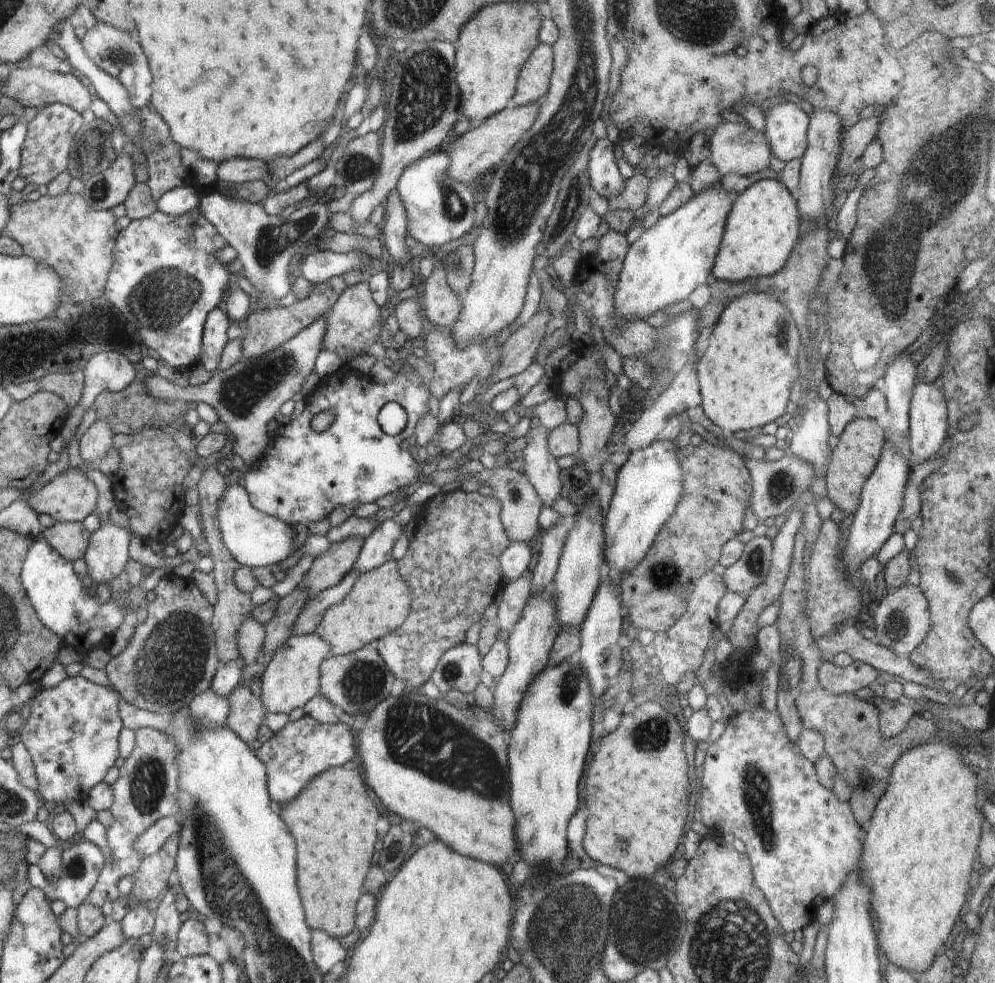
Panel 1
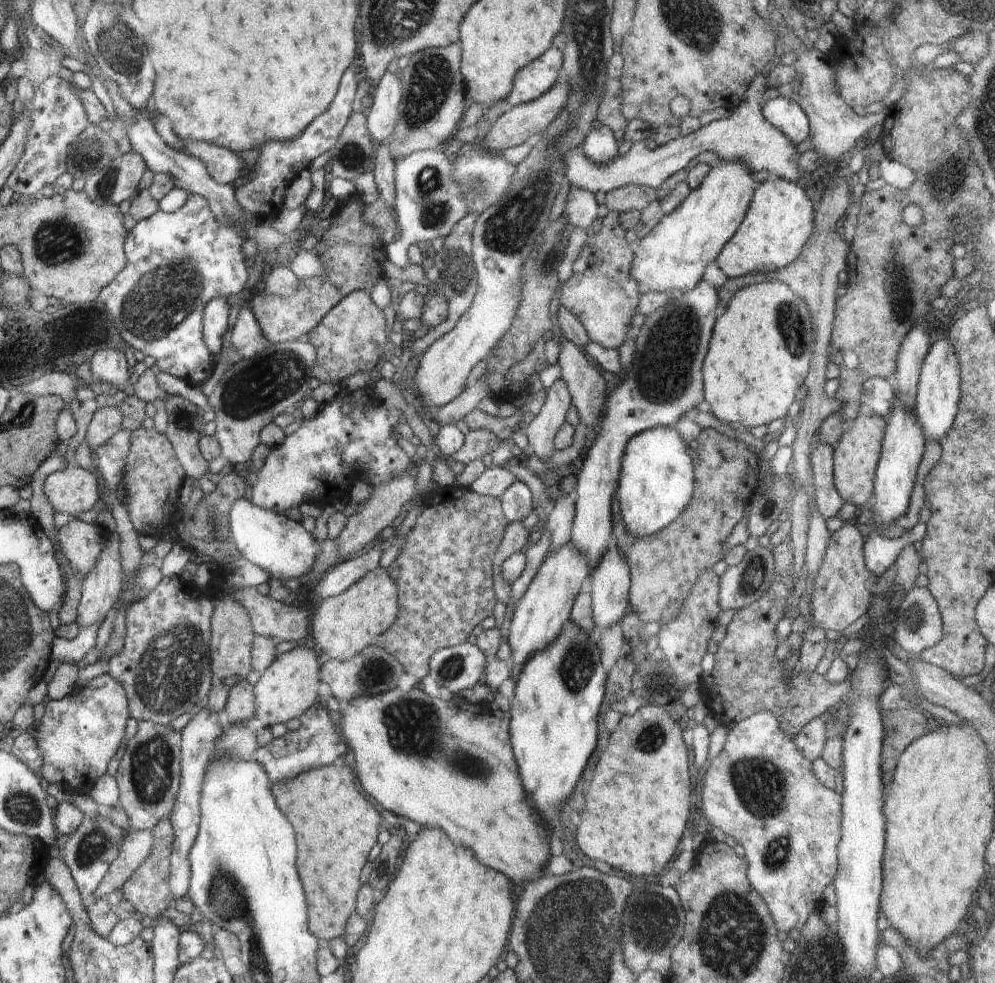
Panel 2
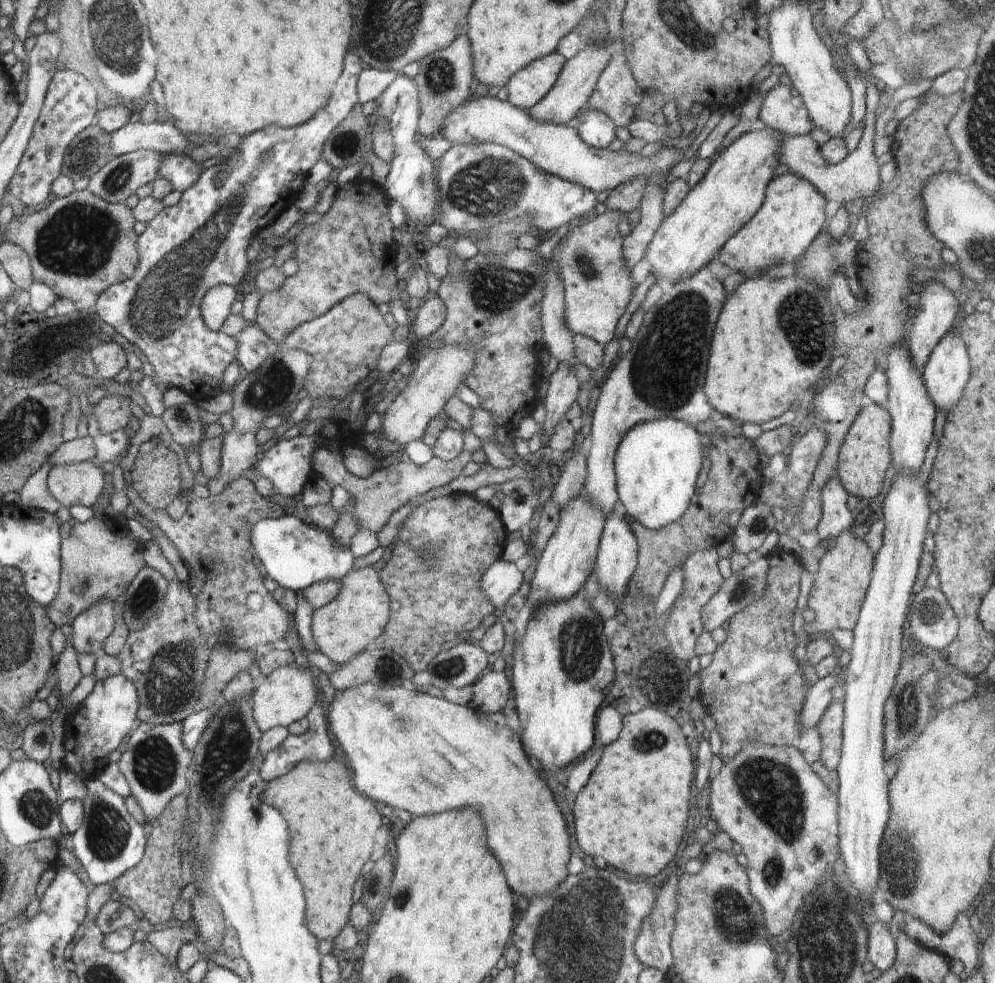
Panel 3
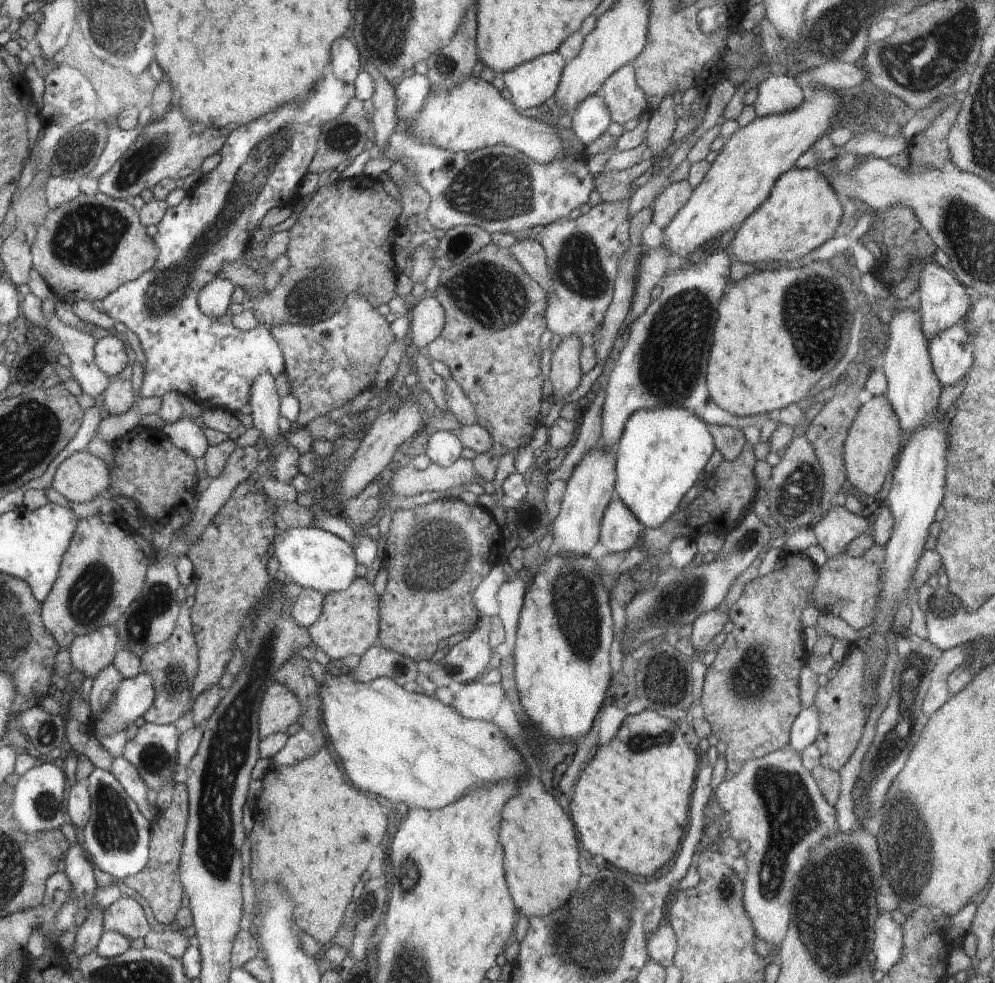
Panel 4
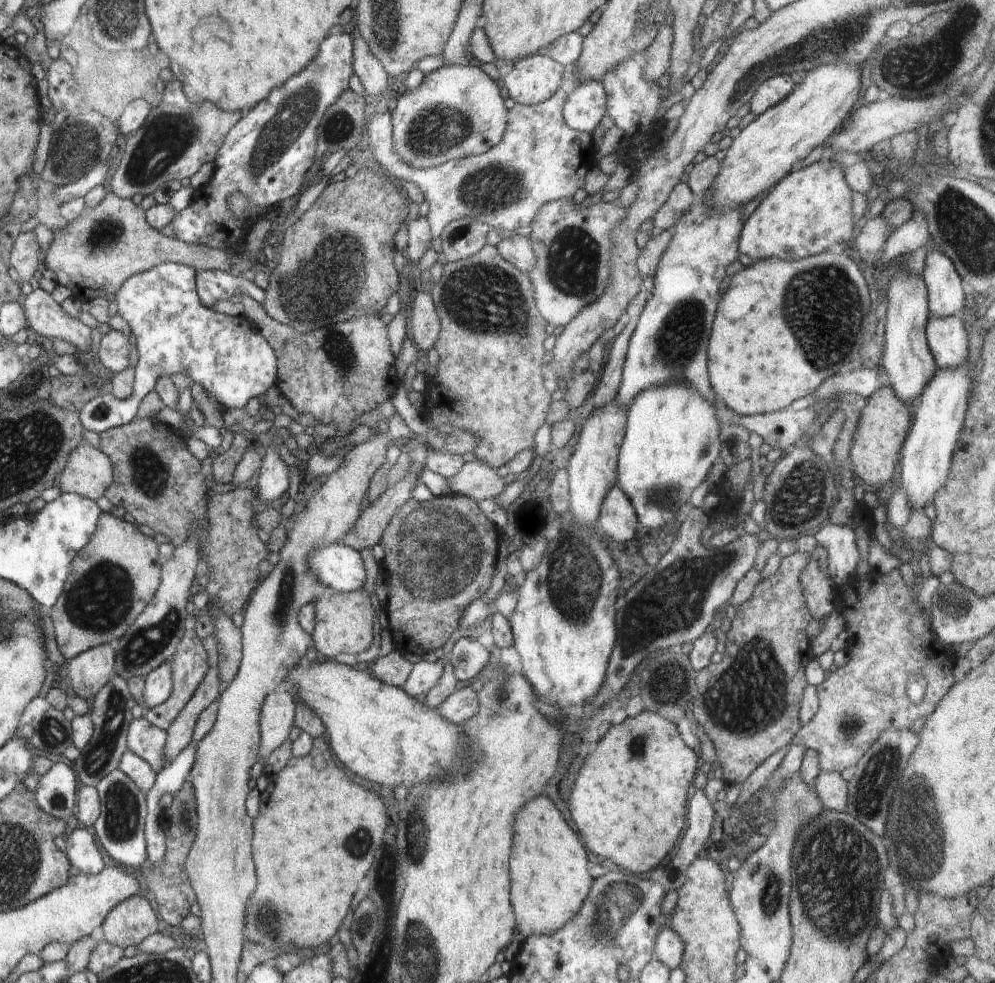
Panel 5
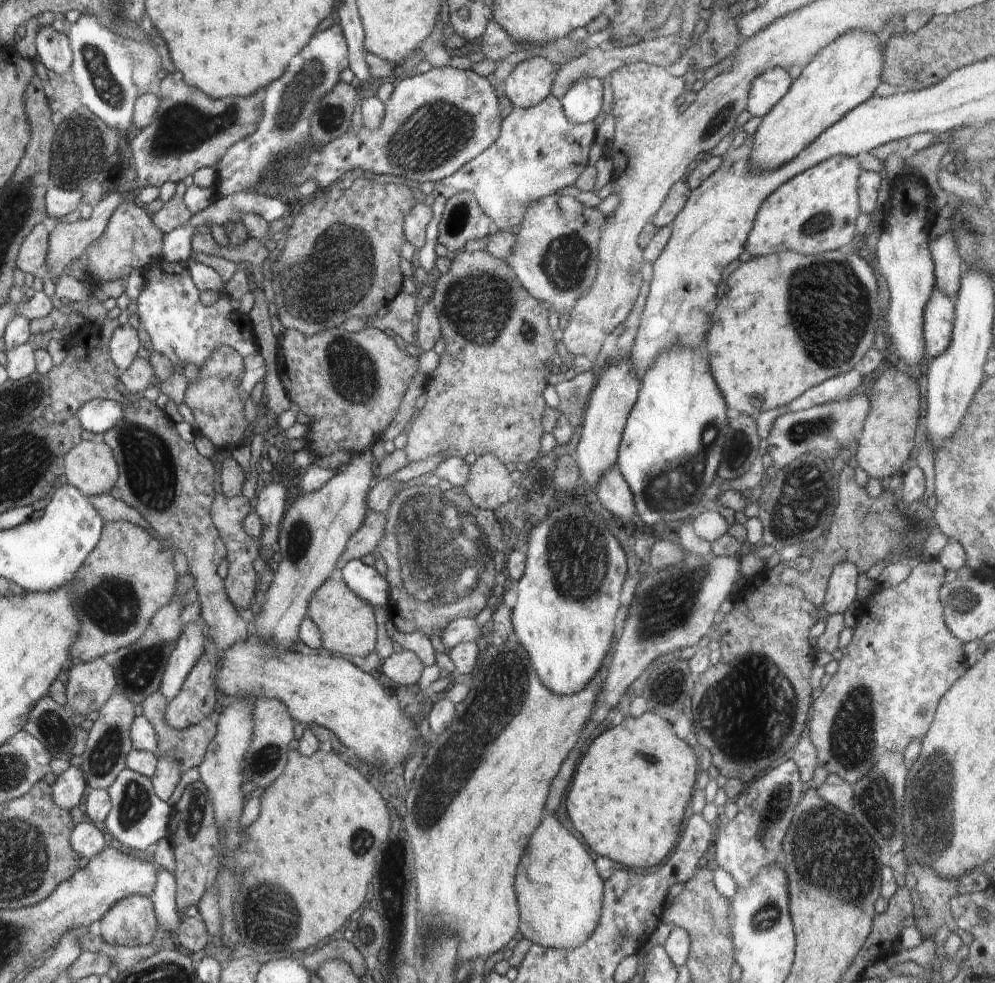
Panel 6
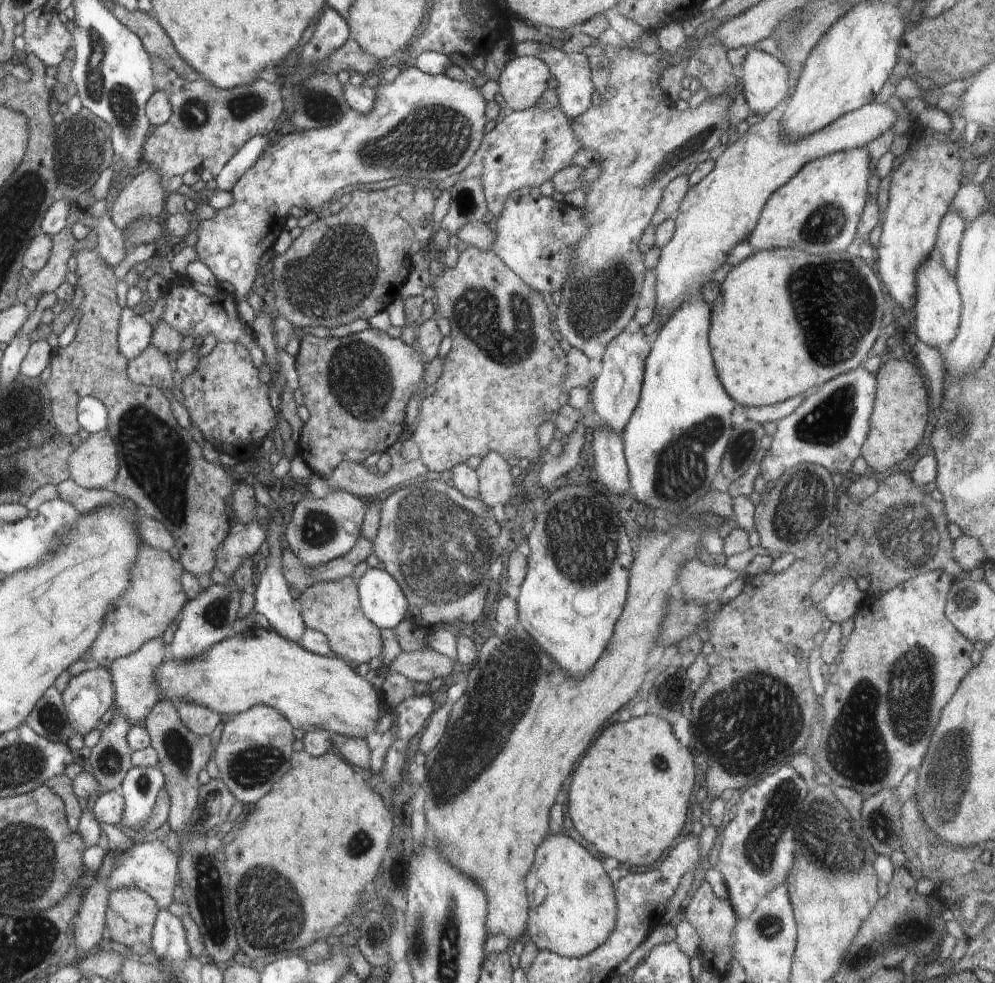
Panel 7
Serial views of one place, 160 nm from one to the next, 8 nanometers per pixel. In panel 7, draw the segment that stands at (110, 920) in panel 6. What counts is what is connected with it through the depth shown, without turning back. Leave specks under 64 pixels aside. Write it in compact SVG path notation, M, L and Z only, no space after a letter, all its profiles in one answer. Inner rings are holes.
M116 888L109 895L105 913L105 924L109 928L111 941L130 948L137 959L148 954L152 950L152 932L158 910L158 904L146 892L138 888Z

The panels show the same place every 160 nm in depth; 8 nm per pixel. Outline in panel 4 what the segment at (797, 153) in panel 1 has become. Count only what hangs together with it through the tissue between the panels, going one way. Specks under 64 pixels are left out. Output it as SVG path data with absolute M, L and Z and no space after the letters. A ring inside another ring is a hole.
M790 74L770 75L757 86L758 96L753 103L758 118L768 115L782 114L789 110L794 110L804 99L802 87L797 80Z

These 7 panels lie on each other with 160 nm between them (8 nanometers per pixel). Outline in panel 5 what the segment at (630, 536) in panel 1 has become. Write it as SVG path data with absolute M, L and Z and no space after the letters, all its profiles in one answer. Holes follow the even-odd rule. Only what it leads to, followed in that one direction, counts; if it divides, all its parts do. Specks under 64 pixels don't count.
M678 381L671 385L652 385L645 388L641 393L638 393L630 402L627 408L627 419L625 431L623 434L623 441L619 450L619 457L617 460L617 484L624 491L624 494L630 499L632 506L635 508L638 520L648 528L658 528L662 526L666 520L675 518L678 510L682 504L690 500L690 495L693 490L696 490L702 481L707 477L711 466L718 461L719 452L721 449L721 440L719 437L721 425L717 416L717 408L707 401L700 391L689 387L684 381Z

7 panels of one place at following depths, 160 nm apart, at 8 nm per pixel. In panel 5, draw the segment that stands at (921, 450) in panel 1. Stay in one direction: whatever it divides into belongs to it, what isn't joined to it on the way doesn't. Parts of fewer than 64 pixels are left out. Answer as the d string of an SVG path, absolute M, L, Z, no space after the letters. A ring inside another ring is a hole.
M966 312L949 317L930 315L926 327L927 341L938 367L956 368L968 356L968 335L964 328Z

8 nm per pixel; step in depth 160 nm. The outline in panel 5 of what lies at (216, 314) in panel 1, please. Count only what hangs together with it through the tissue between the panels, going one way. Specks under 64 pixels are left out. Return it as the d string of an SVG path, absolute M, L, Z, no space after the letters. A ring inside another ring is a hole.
M208 269L197 271L195 285L198 295L206 306L212 306L222 300L229 300L232 295L249 294L260 305L265 299L265 290L252 281L249 275L232 275L226 271Z

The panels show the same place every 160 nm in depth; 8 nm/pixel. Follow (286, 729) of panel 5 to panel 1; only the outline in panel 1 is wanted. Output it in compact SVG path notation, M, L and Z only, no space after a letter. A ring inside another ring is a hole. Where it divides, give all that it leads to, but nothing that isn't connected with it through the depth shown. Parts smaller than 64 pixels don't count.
M315 632L309 635L290 635L282 646L275 650L272 661L260 678L262 702L266 713L289 714L303 706L318 694L320 664L328 656L331 646Z

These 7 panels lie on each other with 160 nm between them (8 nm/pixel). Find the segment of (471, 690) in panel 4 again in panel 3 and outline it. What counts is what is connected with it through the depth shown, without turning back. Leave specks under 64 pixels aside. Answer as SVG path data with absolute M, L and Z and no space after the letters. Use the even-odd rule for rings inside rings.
M489 668L473 684L470 706L487 715L500 713L508 702L510 681L503 672L492 672Z

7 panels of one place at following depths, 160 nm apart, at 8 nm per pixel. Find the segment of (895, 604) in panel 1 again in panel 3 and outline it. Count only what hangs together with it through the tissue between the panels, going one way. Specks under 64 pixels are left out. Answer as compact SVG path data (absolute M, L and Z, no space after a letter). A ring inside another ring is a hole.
M925 586L913 593L906 620L906 636L922 642L924 648L941 650L956 638L960 619L939 589Z

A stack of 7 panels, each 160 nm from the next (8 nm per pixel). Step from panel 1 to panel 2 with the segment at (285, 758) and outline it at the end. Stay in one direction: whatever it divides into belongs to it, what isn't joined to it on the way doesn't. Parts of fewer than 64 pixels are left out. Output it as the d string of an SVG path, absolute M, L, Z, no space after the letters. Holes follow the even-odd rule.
M315 705L299 717L301 726L298 730L287 729L281 737L273 737L272 742L260 747L253 759L267 771L267 777L272 782L283 783L298 776L300 772L334 764L340 754L346 752L346 742L336 732L326 708L316 708Z

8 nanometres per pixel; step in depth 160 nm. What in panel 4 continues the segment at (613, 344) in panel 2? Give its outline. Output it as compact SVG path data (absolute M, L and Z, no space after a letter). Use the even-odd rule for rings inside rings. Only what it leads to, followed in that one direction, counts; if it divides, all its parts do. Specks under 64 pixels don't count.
M620 199L613 203L599 203L591 206L586 214L580 213L578 218L557 218L548 223L536 236L546 255L546 264L551 278L551 291L547 294L545 319L547 329L563 339L568 335L578 335L588 340L591 332L601 325L602 319L613 299L615 278L619 262L631 246L628 229L632 216L629 213L629 200Z

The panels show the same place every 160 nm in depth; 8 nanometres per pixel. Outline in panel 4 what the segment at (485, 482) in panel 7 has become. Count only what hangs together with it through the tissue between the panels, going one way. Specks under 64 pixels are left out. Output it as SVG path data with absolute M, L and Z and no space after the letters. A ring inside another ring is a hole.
M463 457L448 468L431 462L428 468L418 470L408 464L405 467L399 466L394 469L390 481L390 492L396 494L397 497L433 490L444 492L448 488L472 484L478 480L478 476L473 460Z

